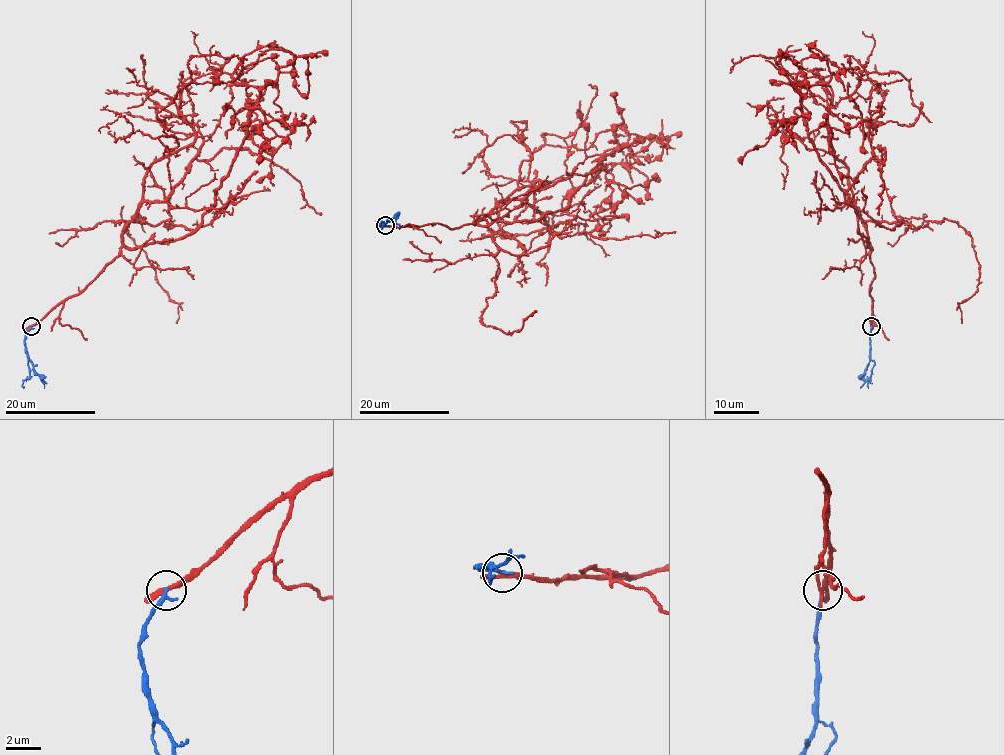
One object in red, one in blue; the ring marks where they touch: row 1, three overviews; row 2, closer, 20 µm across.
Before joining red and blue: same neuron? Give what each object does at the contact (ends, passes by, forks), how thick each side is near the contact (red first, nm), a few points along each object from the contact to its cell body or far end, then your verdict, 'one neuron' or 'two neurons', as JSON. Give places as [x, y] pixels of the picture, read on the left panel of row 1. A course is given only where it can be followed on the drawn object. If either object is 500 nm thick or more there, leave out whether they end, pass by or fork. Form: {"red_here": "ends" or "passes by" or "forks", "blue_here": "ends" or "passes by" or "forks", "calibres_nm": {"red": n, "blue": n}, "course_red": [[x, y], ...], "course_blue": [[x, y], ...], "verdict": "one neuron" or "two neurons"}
{"red_here": "passes by", "blue_here": "ends", "calibres_nm": {"red": 240, "blue": 240}, "course_red": [[31, 326], [123, 246], [199, 225], [260, 92], [233, 79], [239, 61], [272, 45], [293, 54], [298, 77]], "course_blue": [[31, 326], [24, 340], [30, 374], [22, 384], [24, 387]], "verdict": "two neurons"}

